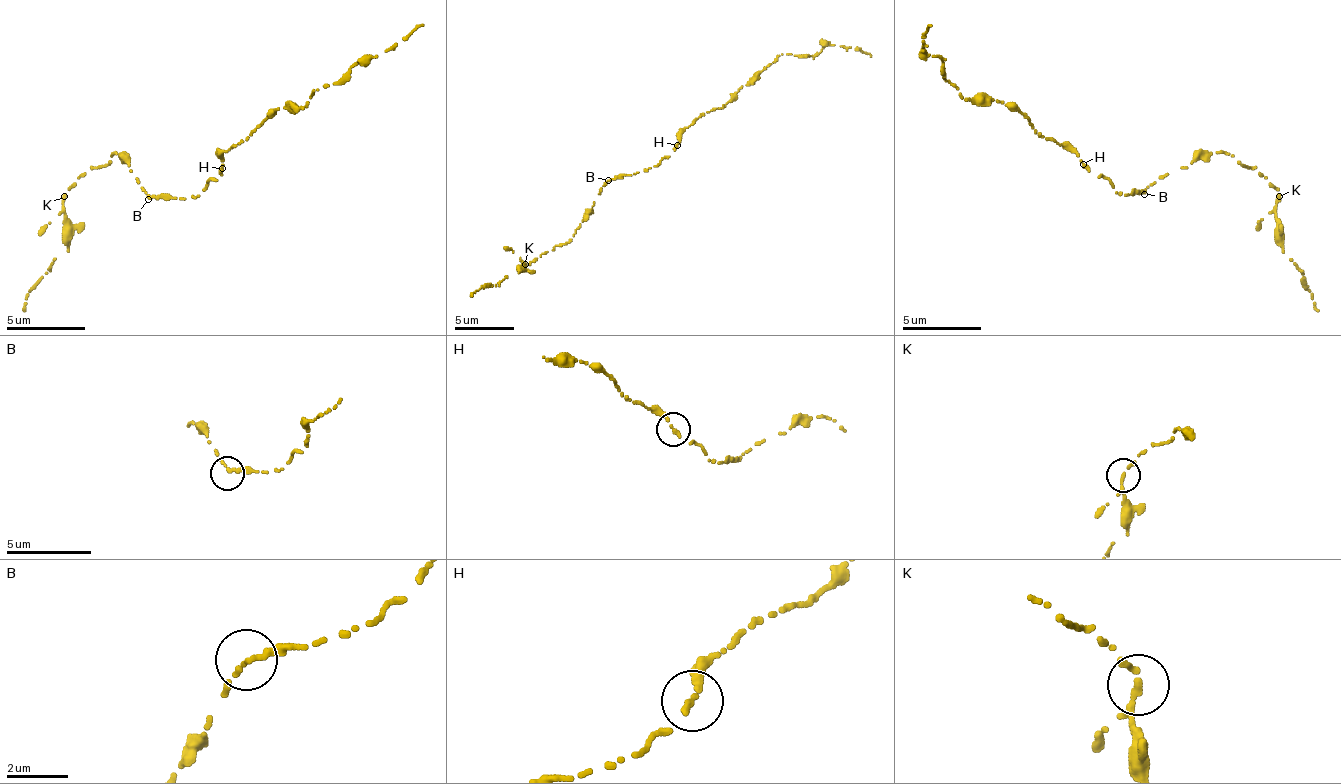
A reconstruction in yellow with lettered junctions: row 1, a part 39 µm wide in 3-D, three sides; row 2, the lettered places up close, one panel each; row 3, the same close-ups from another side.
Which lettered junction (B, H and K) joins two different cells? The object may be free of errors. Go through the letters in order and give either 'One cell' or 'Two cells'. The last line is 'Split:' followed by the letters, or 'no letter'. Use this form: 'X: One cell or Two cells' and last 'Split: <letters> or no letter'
B: One cell
H: One cell
K: One cell
Split: no letter

